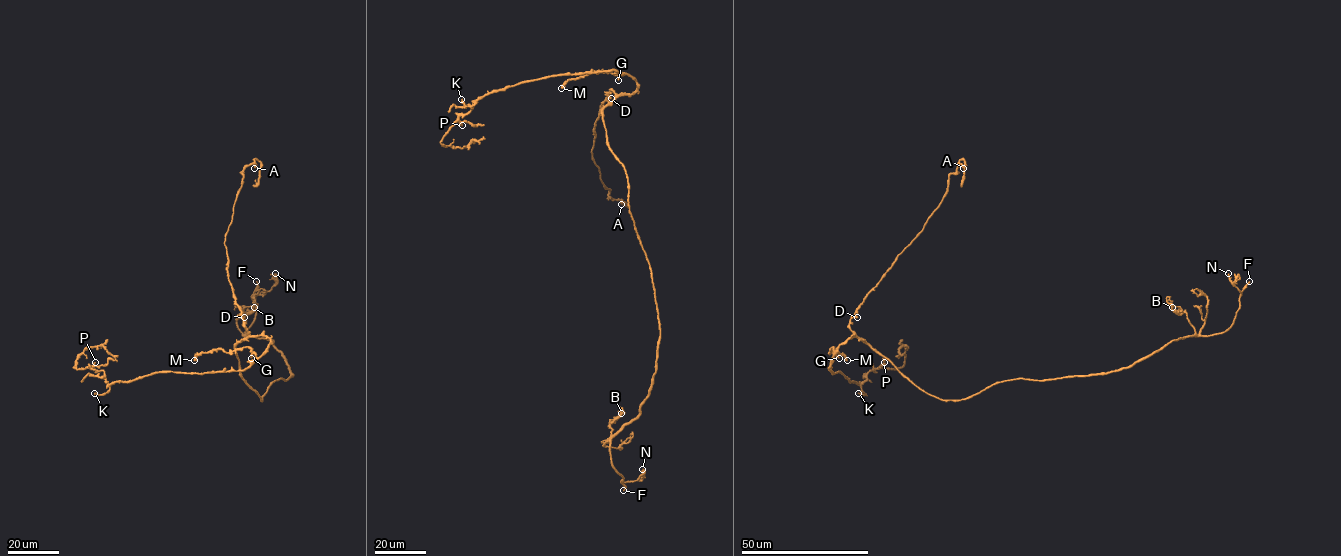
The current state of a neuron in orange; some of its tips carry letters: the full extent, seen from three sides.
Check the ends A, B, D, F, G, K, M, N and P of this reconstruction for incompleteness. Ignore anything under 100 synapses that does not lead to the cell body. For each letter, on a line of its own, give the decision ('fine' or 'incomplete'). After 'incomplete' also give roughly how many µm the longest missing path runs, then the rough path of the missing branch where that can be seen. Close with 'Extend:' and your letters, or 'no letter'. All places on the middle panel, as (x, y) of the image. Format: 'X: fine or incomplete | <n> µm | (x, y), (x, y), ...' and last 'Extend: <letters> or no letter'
A: fine
B: fine
D: fine
F: incomplete | 20 µm | (623, 490), (621, 492), (607, 483)
G: fine
K: fine
M: fine
N: fine
P: fine
Extend: F

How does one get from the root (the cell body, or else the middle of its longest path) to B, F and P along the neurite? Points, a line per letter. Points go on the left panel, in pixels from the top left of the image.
B: (255, 391), (261, 400), (274, 381), (285, 381), (293, 375), (272, 340), (247, 333), (242, 309), (254, 307)
F: (255, 391), (261, 400), (274, 381), (285, 381), (293, 375), (272, 340), (243, 336), (255, 316), (256, 281)
P: (255, 391), (235, 345), (265, 335), (267, 349), (241, 370), (155, 372), (108, 384), (95, 362)

